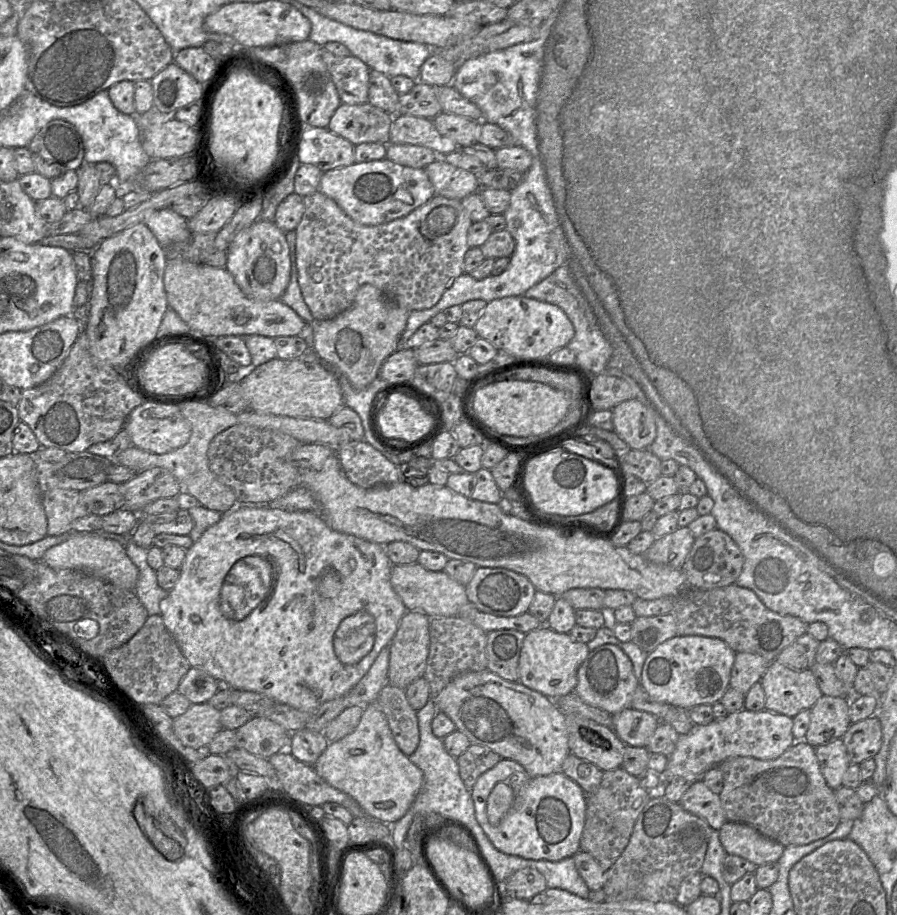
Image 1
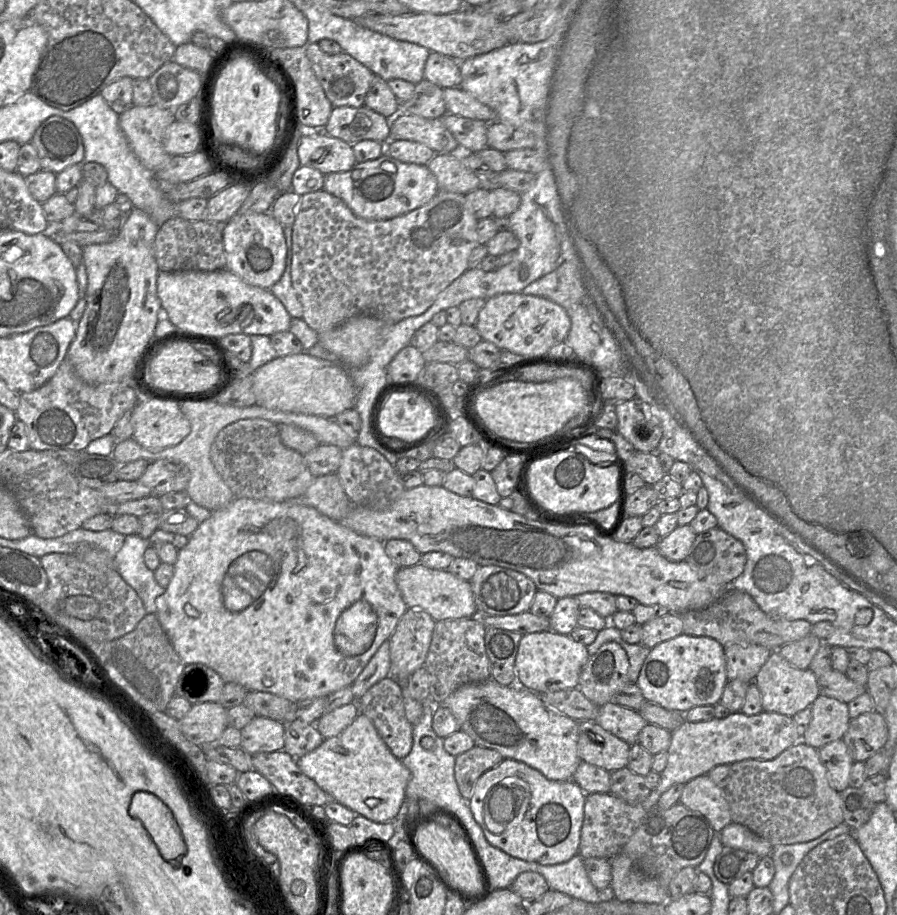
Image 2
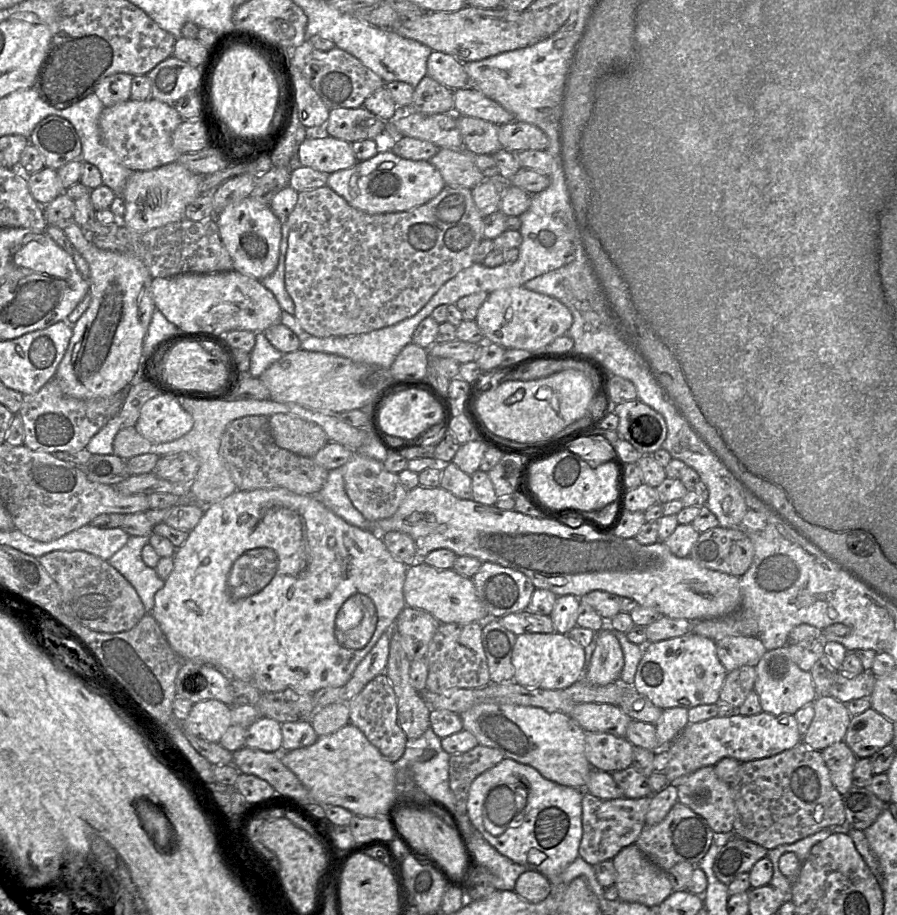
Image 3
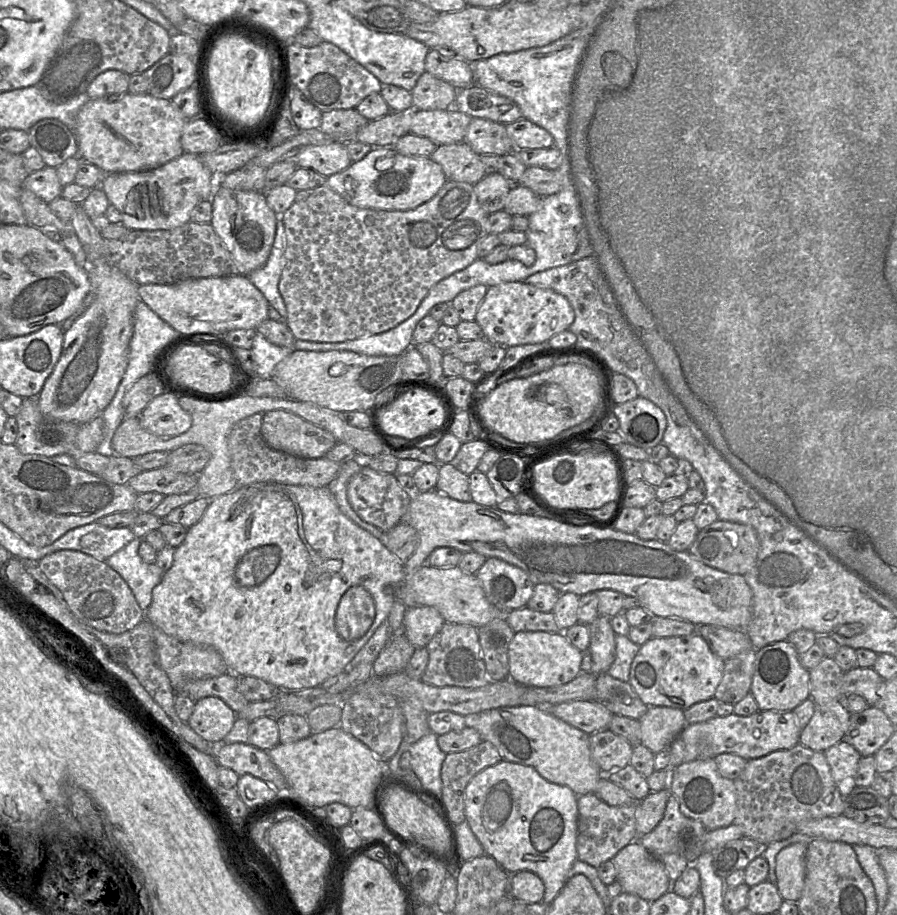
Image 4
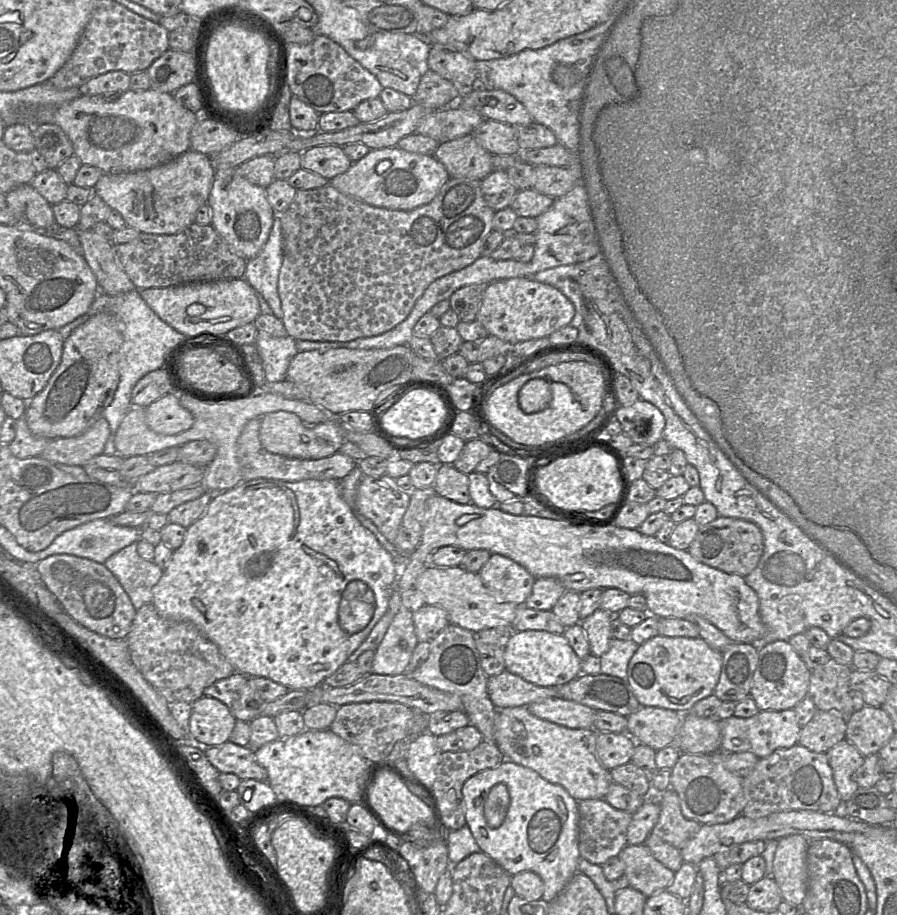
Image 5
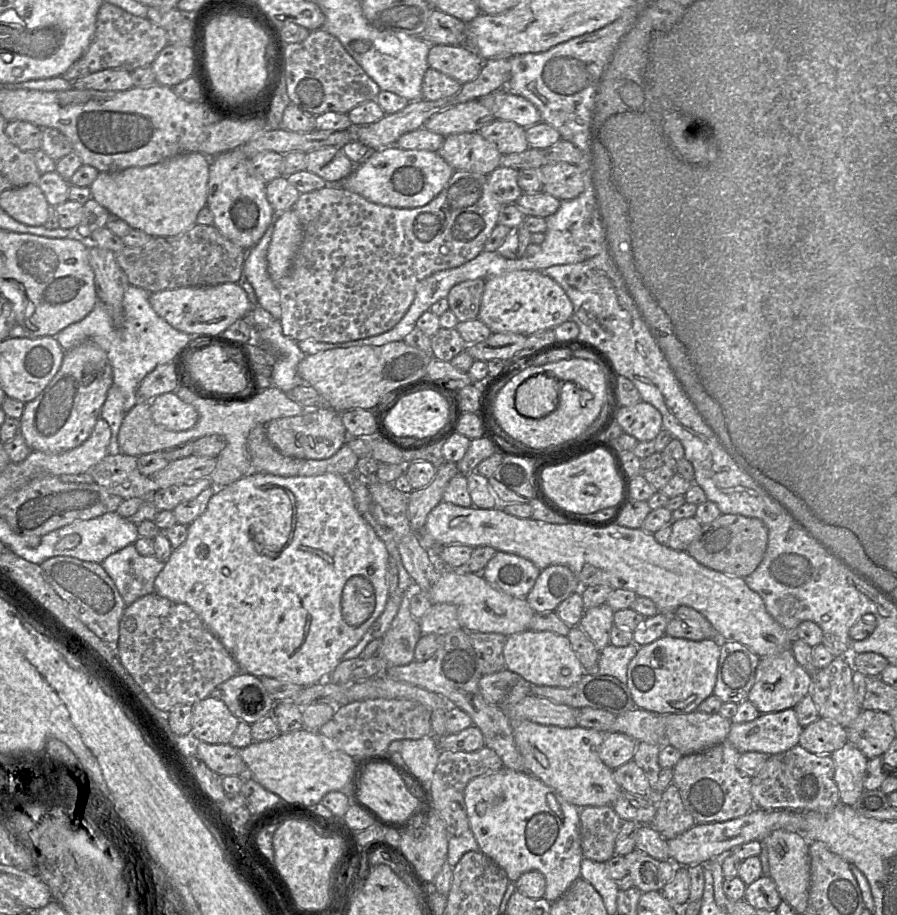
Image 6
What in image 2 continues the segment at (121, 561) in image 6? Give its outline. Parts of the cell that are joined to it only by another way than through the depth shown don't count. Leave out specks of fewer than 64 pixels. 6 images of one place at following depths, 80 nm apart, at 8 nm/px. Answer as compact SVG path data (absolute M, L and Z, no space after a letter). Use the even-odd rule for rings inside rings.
M127 535L122 548L113 557L113 569L136 591L147 613L156 614L156 598L165 592L145 565L144 553L152 546L149 539Z

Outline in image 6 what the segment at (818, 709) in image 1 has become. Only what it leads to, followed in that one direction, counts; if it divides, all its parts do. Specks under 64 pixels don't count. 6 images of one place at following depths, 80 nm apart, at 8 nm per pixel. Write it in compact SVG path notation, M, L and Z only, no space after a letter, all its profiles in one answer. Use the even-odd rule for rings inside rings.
M819 717L803 728L799 745L817 755L831 755L848 742L847 728Z

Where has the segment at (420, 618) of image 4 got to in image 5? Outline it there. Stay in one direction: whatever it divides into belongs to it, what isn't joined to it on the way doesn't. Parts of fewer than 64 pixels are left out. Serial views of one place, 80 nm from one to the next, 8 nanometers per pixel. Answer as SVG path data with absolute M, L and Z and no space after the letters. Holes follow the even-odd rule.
M428 604L413 612L413 622L419 642L430 642L450 624L448 614L443 608Z

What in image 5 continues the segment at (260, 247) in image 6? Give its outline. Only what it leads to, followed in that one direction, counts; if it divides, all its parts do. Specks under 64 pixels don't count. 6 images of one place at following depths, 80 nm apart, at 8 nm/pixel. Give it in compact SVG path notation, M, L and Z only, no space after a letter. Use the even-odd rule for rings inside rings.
M276 215L271 232L258 255L247 260L245 280L259 292L273 311L282 320L283 311L278 294L278 277L283 263L283 233L281 220Z

